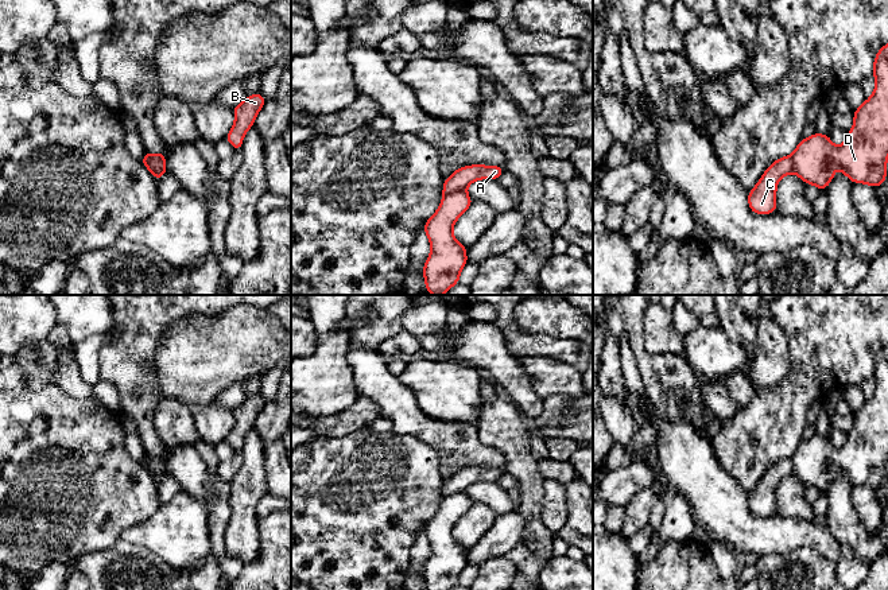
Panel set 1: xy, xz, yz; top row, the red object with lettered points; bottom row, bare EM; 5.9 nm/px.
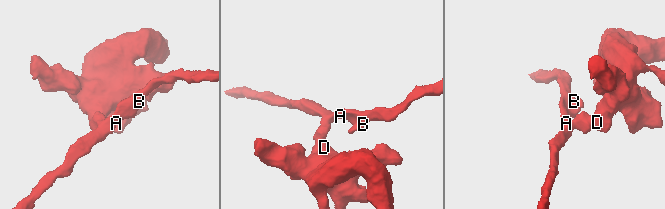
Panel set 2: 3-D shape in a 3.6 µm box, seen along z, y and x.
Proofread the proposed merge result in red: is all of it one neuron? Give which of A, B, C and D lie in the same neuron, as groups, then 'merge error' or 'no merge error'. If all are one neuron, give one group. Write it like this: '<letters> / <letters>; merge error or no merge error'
A B C / D; merge error

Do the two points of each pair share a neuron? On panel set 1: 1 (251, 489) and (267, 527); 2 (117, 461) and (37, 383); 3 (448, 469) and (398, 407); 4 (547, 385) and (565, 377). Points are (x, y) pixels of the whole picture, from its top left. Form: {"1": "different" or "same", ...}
{"1": "different", "2": "different", "3": "same", "4": "same"}

